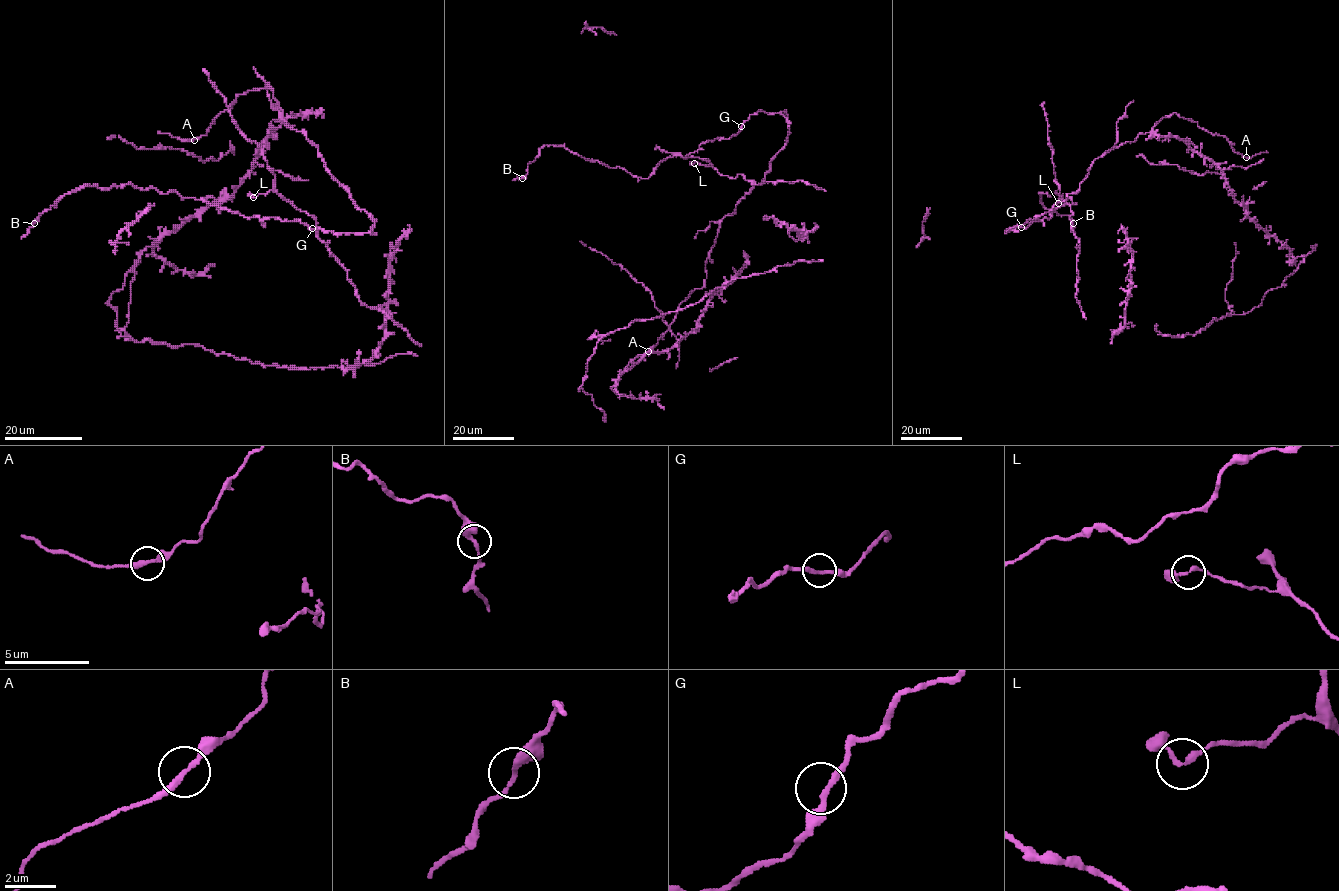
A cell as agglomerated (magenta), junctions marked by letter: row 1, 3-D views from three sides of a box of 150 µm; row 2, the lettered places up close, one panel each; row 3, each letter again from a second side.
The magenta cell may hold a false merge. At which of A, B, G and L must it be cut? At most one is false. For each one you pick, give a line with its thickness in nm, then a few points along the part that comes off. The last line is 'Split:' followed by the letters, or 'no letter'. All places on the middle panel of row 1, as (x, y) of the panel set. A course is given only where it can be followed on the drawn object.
Split: no letter

